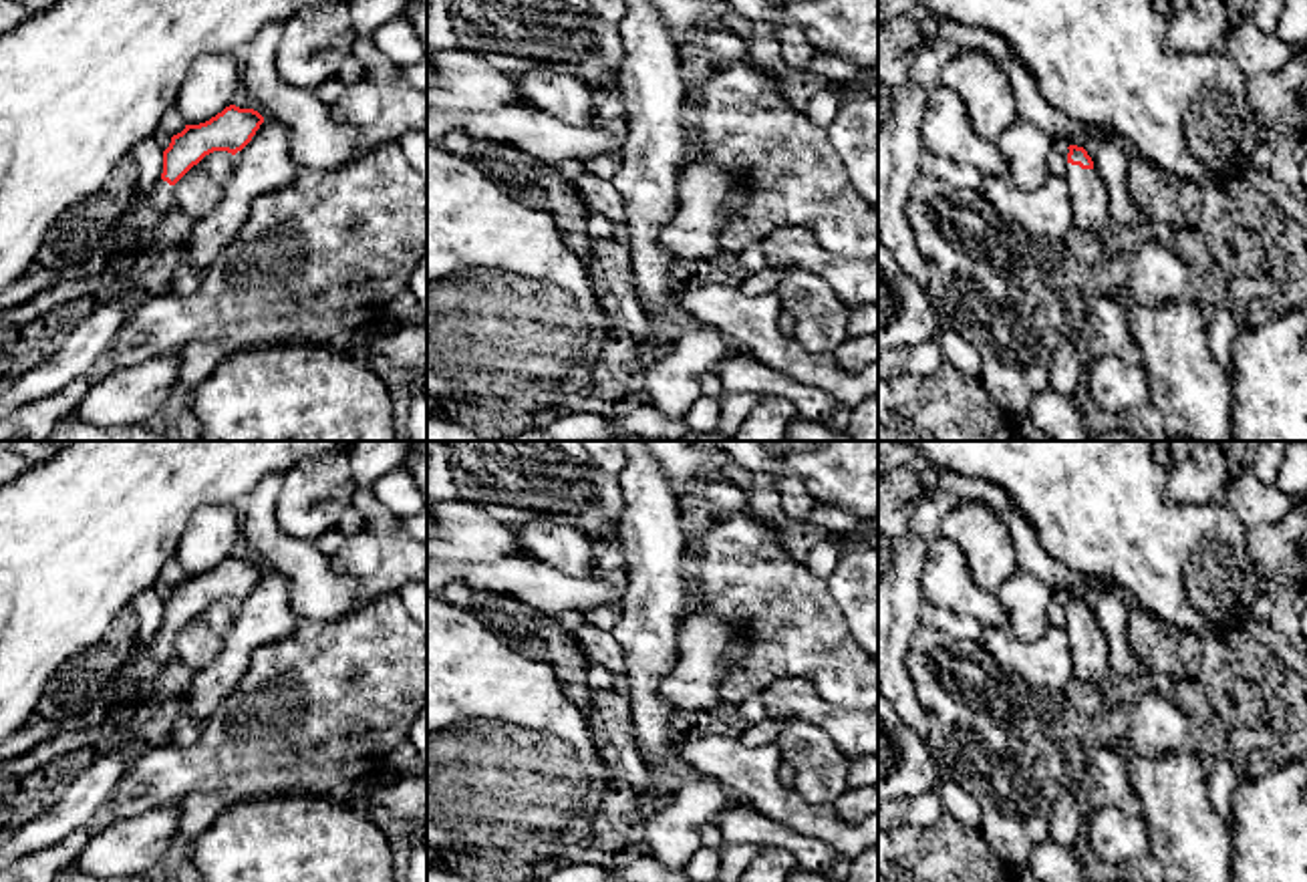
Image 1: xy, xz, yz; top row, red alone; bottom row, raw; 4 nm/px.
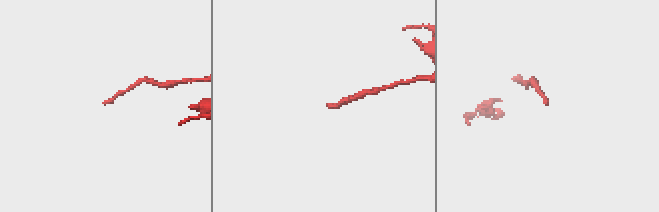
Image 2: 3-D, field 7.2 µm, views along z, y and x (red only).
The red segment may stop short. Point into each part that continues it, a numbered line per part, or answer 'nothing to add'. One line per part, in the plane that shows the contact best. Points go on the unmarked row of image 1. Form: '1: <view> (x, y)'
1: yz (1090, 657)

